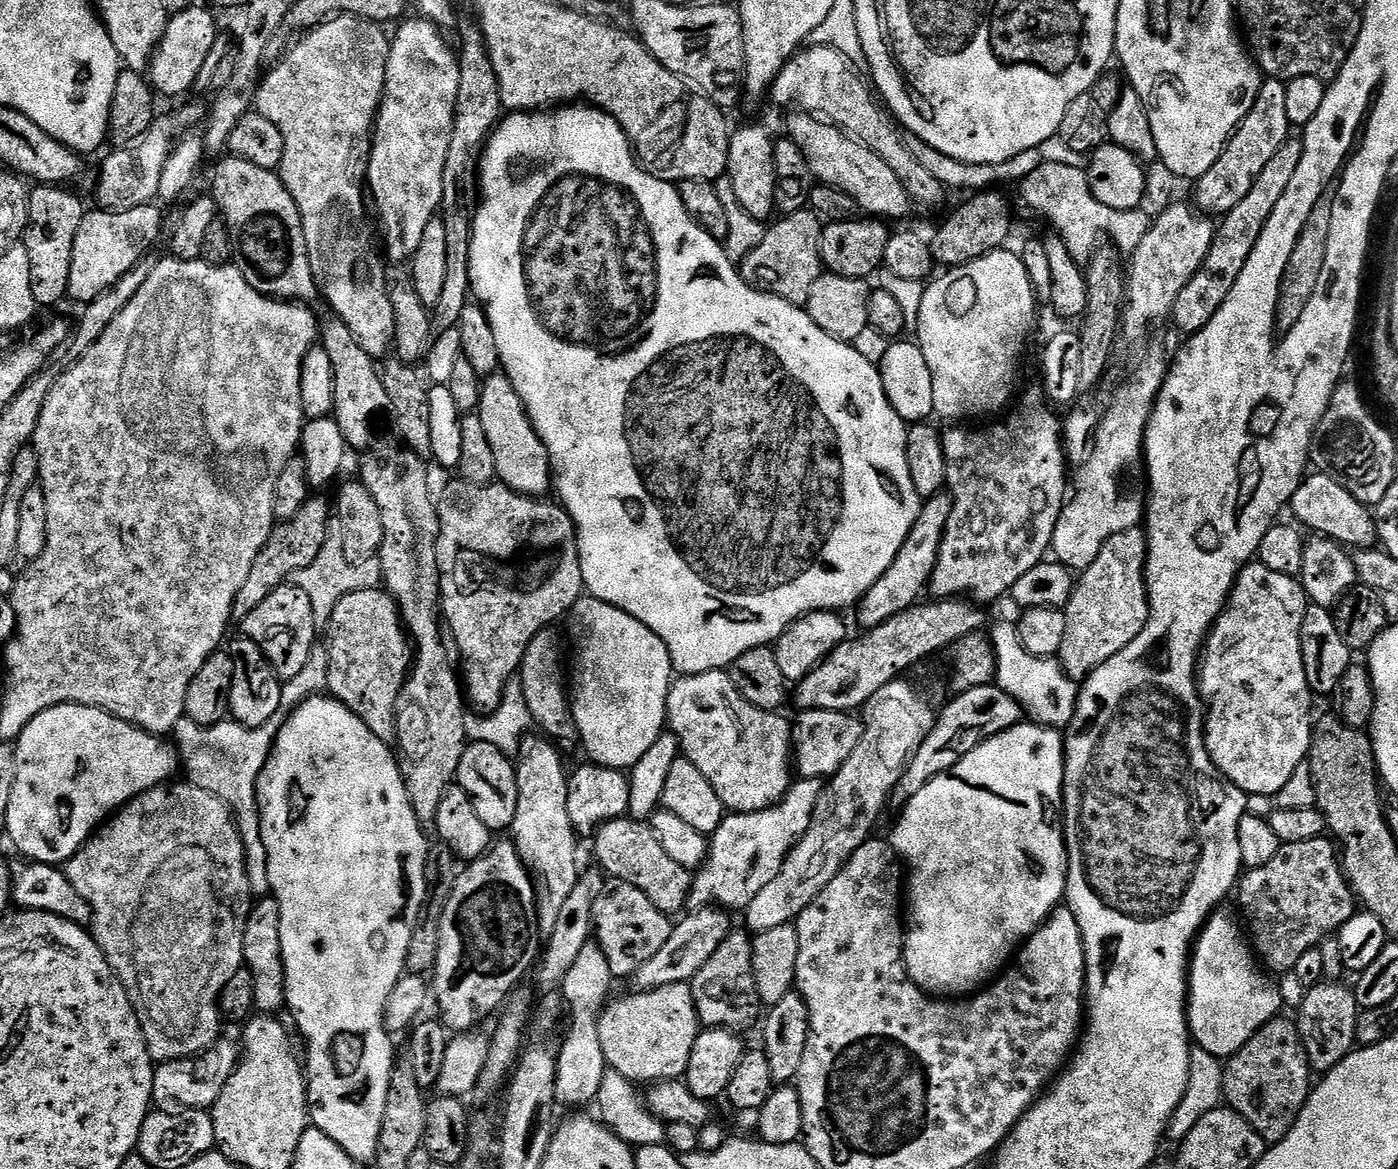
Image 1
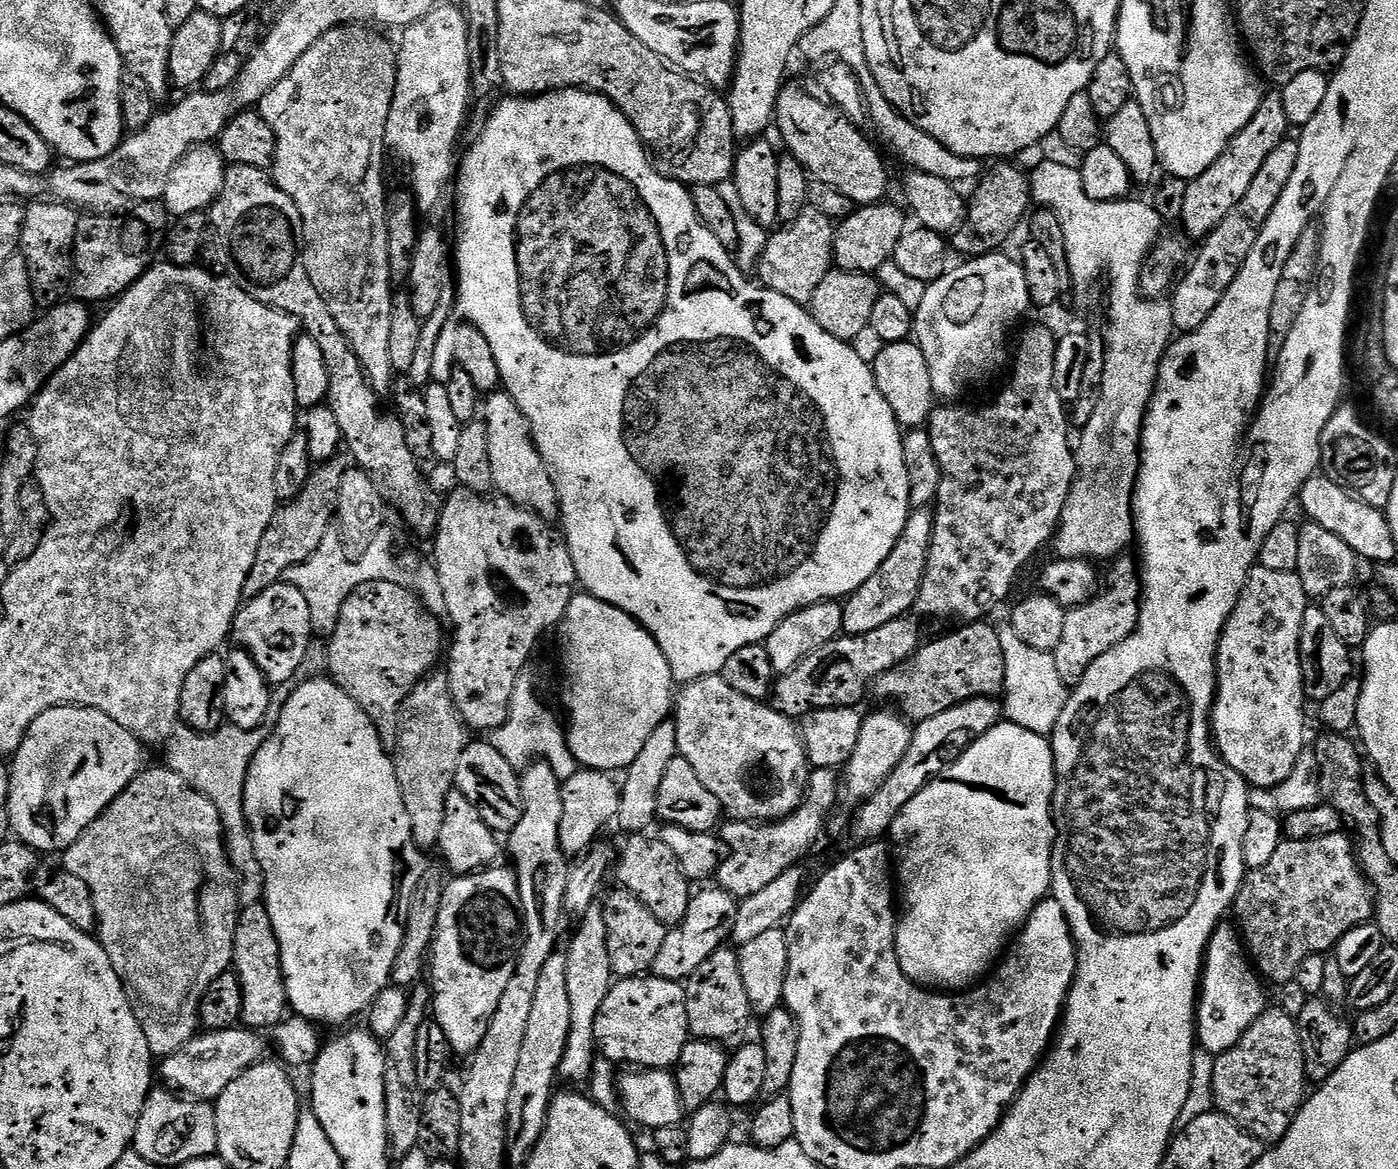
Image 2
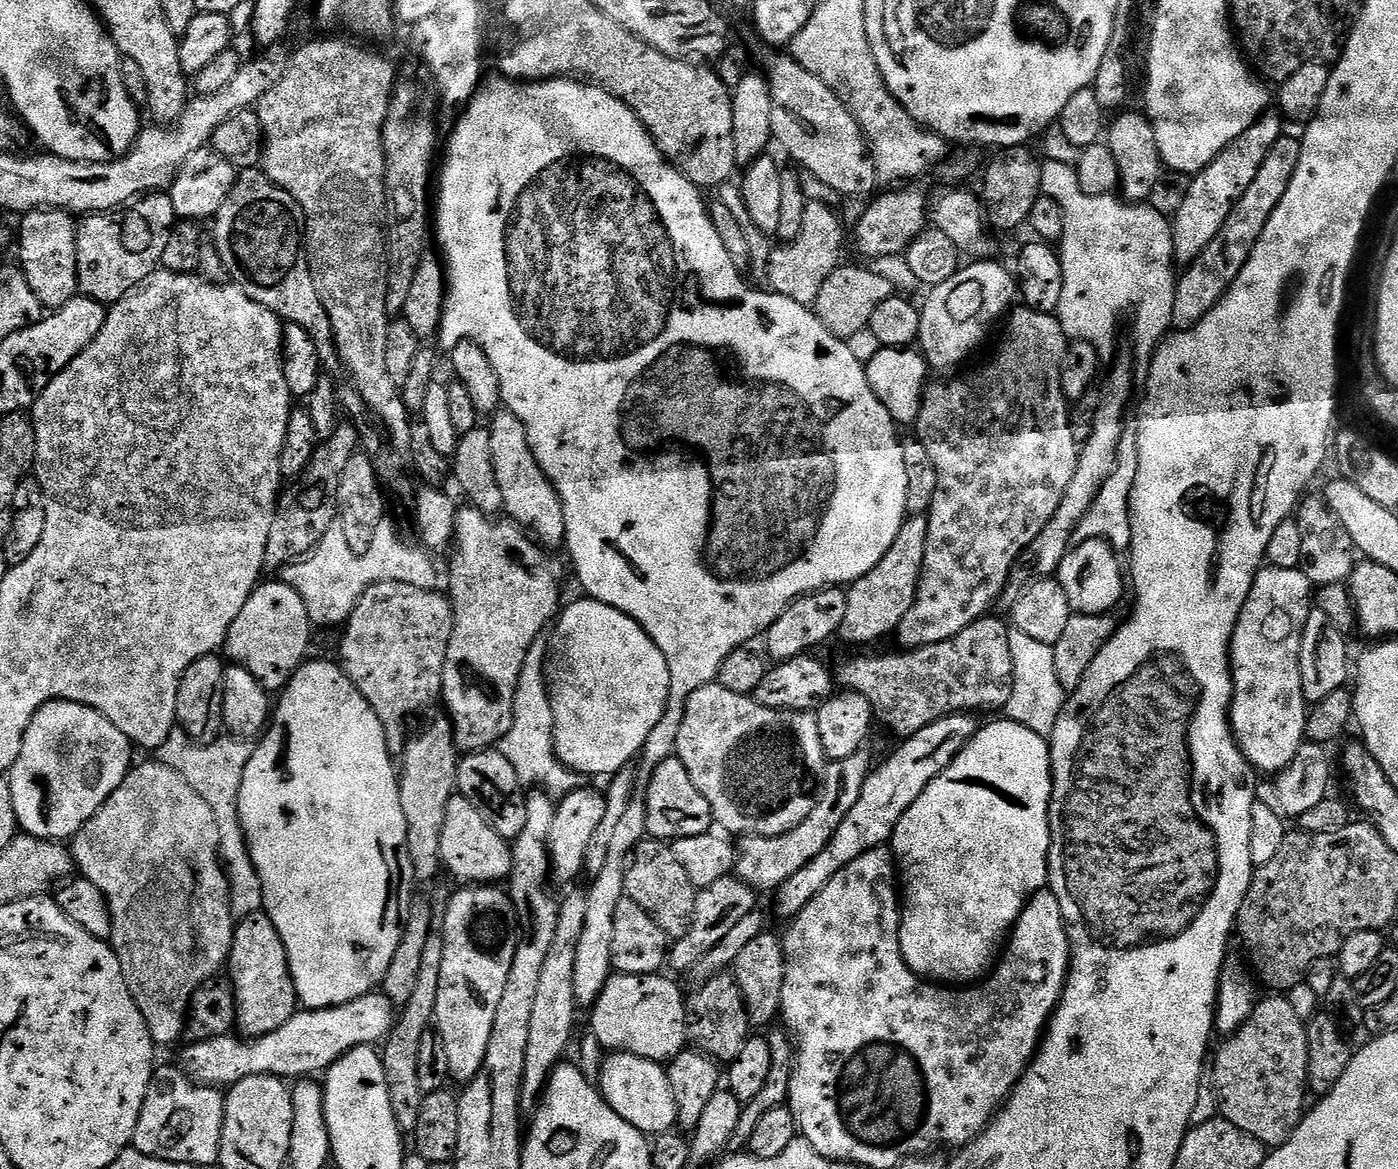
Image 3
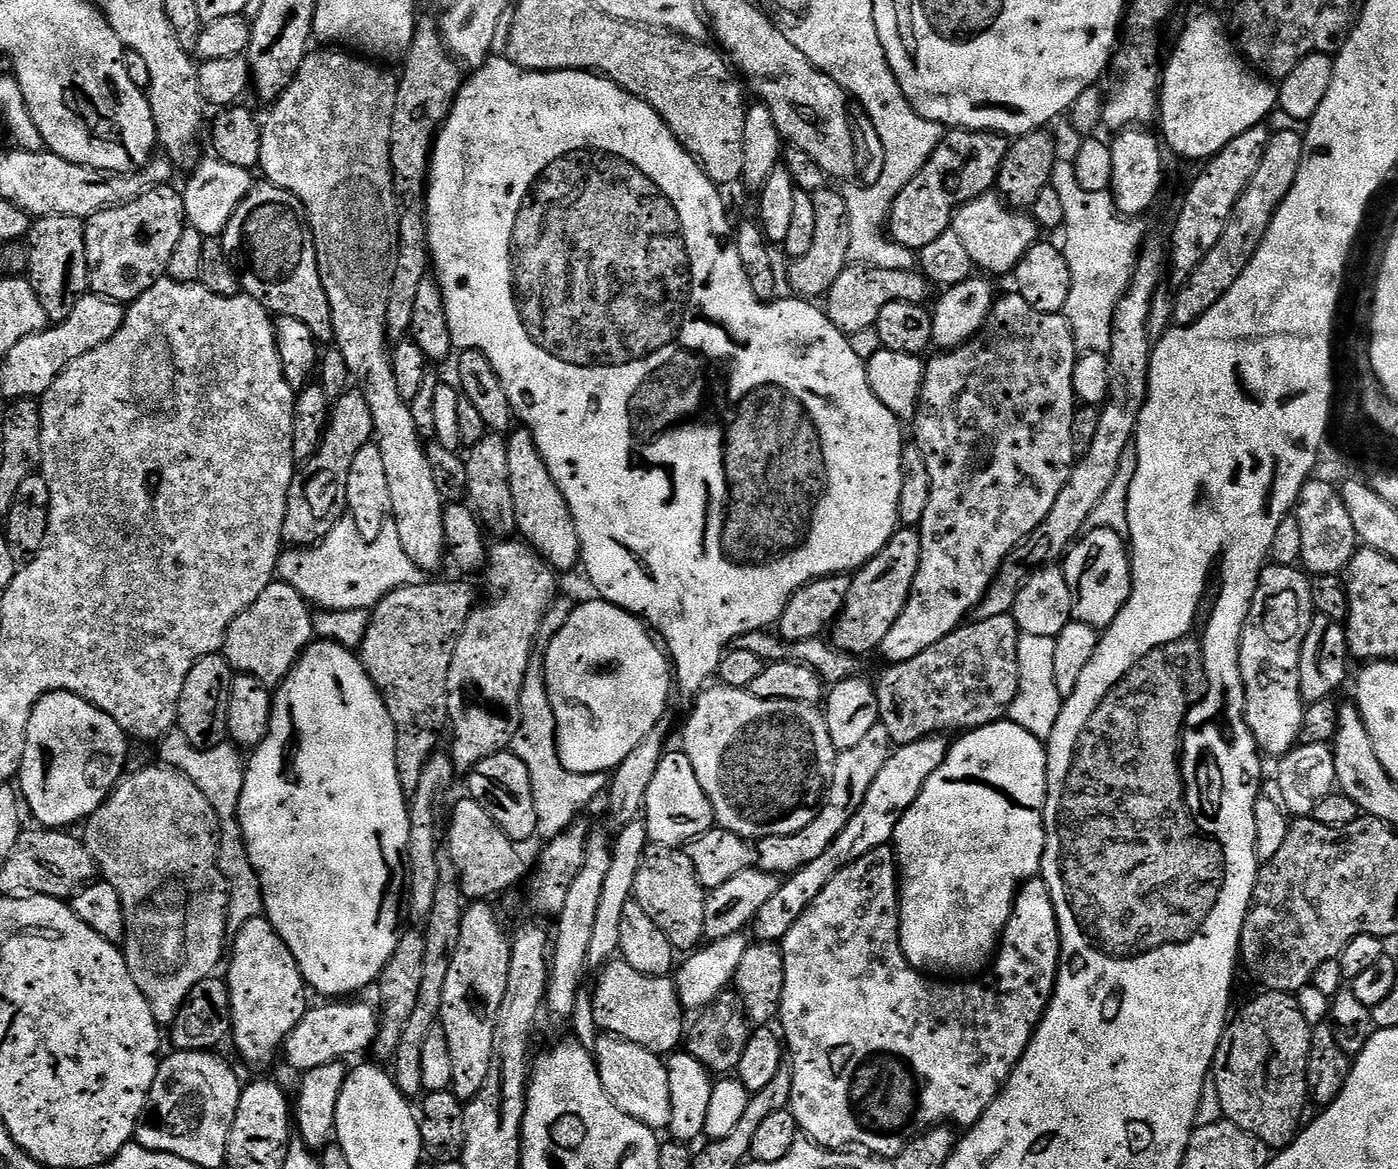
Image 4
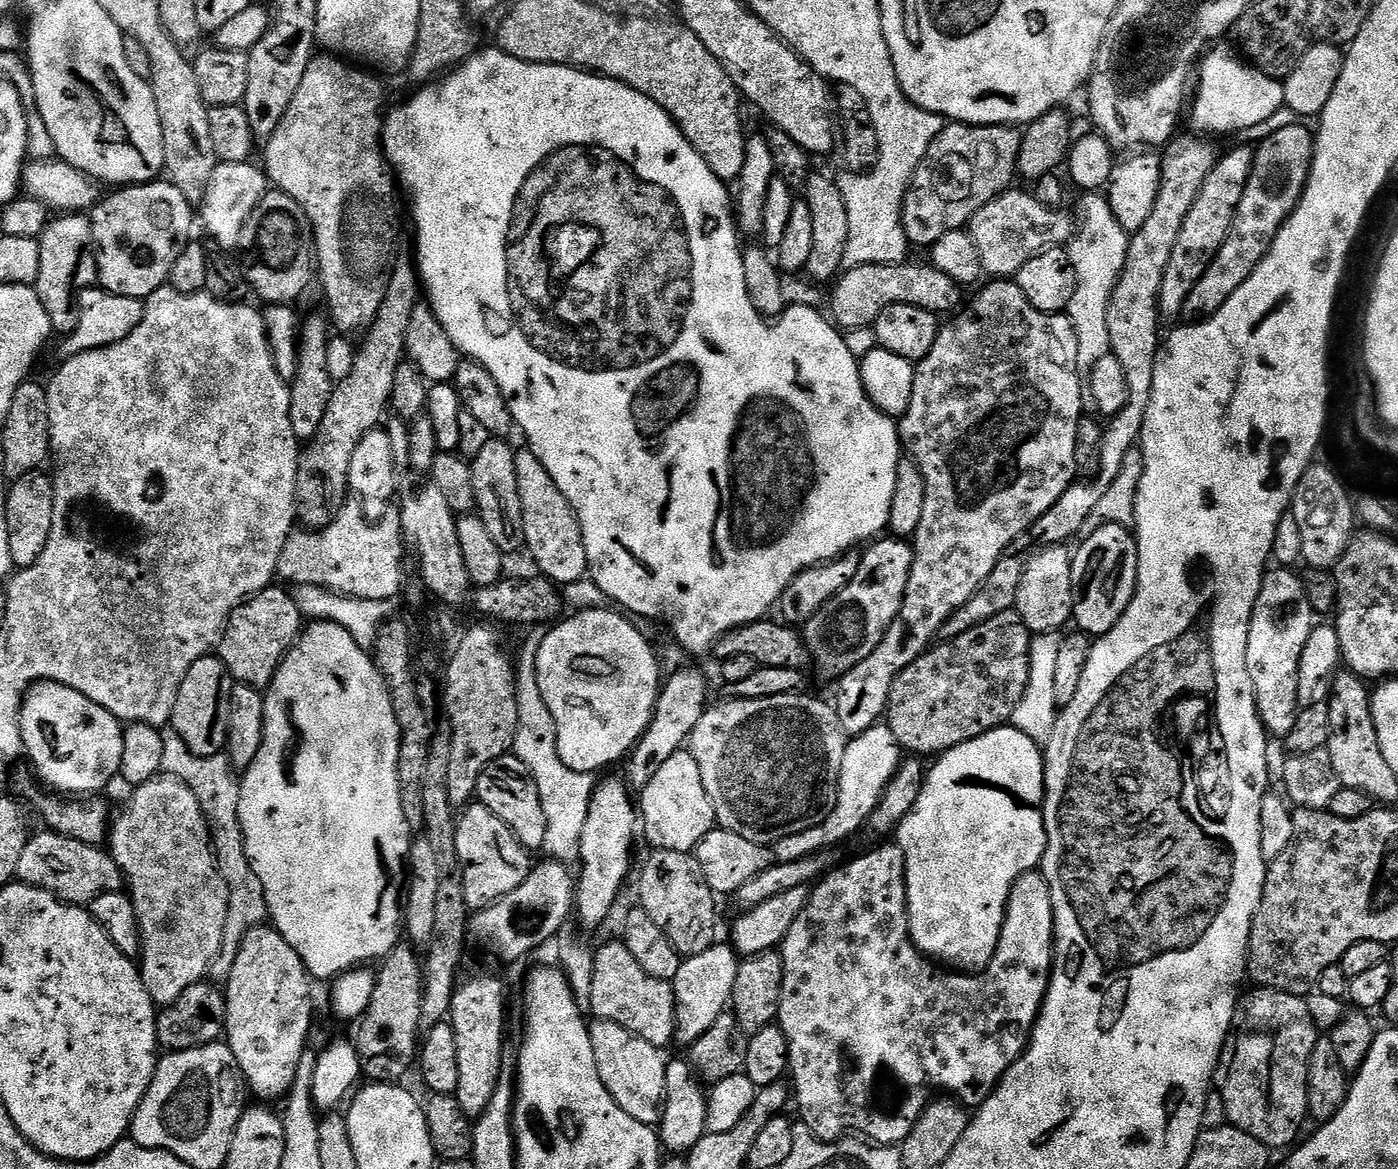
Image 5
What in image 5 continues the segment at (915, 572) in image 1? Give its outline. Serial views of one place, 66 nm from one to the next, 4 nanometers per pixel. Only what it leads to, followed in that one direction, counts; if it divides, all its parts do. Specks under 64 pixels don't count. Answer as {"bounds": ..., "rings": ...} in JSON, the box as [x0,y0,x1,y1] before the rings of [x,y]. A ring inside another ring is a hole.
{"bounds":[802,538,912,682],"rings":[[[904,538],[884,539],[877,539],[863,549],[858,574],[854,574],[854,578],[850,578],[850,582],[846,582],[846,586],[842,586],[842,590],[838,590],[838,594],[830,598],[830,602],[826,602],[826,606],[822,606],[822,610],[818,610],[814,618],[802,625],[802,637],[808,648],[811,667],[816,667],[829,682],[845,676],[851,668],[858,666],[858,662],[874,654],[878,642],[882,642],[886,630],[894,622],[904,601],[906,582],[912,569],[912,544]]]}

